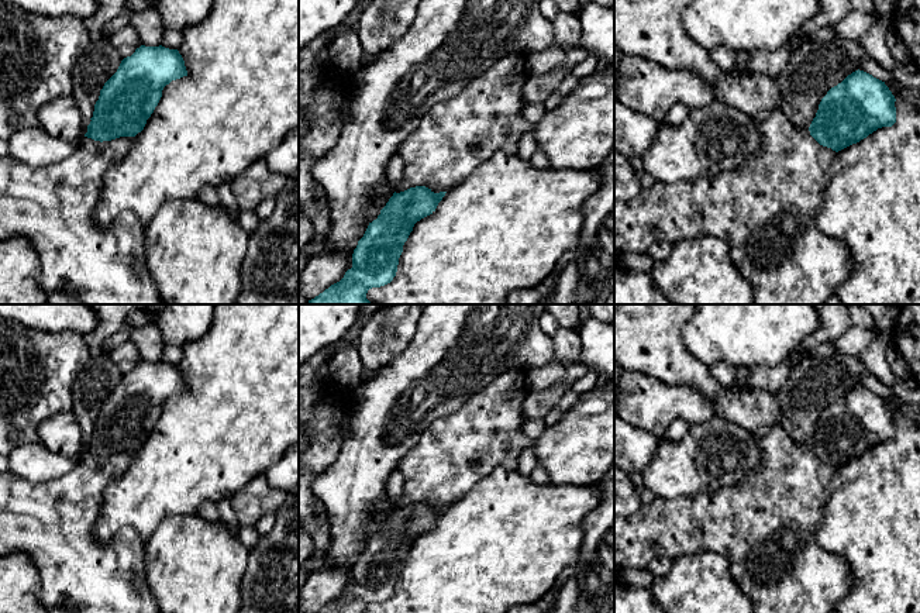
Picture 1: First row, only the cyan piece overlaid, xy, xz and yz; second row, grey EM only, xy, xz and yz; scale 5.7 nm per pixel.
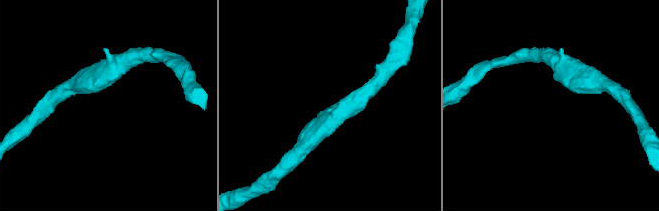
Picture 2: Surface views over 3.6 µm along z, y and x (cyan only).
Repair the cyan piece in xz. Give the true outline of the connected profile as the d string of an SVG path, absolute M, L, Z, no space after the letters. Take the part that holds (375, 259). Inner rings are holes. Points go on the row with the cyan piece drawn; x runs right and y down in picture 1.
M425 186L394 192L358 241L352 268L307 304L372 304L366 299L368 290L393 280L403 245L414 224L433 214L445 193L434 193Z

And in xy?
M141 45L104 83L85 137L100 142L135 137L158 106L163 87L183 76L187 70L178 49Z

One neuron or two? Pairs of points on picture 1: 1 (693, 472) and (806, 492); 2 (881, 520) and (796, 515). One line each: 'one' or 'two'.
1: two
2: two

